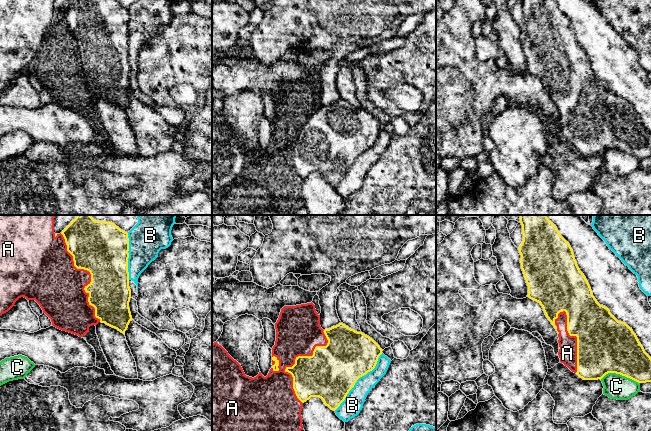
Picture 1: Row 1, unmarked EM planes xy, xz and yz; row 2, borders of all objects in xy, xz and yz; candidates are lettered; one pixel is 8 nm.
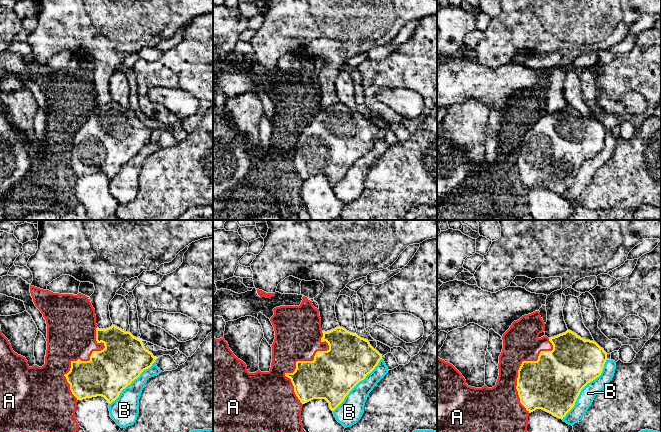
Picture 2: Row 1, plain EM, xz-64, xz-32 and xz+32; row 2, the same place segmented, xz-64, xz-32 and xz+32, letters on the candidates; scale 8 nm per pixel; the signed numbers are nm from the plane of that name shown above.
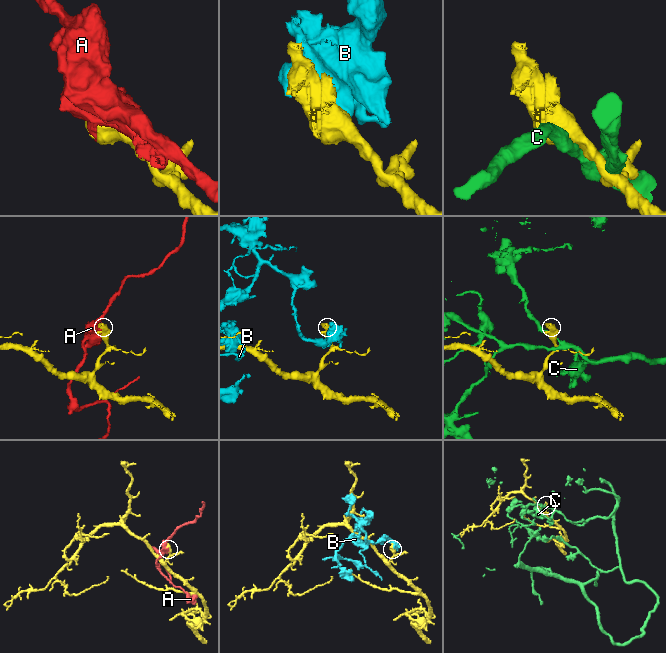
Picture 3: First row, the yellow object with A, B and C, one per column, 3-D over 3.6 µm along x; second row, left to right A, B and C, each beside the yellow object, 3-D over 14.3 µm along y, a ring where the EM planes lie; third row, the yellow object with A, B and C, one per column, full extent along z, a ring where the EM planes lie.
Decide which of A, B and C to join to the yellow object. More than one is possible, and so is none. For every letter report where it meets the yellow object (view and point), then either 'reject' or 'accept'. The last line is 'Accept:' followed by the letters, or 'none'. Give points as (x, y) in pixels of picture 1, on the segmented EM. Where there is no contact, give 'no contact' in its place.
A: meets yellow in xy at (90, 273); reject
B: meets yellow in xz at (357, 379); reject
C: meets yellow in yz at (620, 374); reject
Accept: none

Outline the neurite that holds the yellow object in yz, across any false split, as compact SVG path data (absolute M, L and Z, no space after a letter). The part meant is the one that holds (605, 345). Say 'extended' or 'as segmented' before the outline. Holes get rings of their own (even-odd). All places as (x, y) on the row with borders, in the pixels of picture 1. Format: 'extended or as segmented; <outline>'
as segmented; M520 215L520 221L522 225L522 234L523 234L523 241L521 245L519 246L518 250L521 255L520 263L521 263L521 269L523 271L527 286L528 286L528 295L530 299L538 302L542 308L543 311L548 318L548 320L551 322L551 324L554 326L554 328L557 331L557 326L555 325L555 320L558 318L558 314L560 312L565 311L567 315L567 331L570 336L576 336L577 337L577 372L576 374L582 378L583 380L598 380L602 379L606 374L608 373L616 373L620 374L622 376L625 376L627 378L630 378L638 383L646 383L651 382L651 357L645 352L643 346L639 342L636 334L633 332L632 328L630 328L625 322L618 321L611 313L610 310L600 305L595 297L593 296L591 287L584 276L584 274L580 271L577 262L574 257L573 250L570 246L570 244L561 236L560 232L558 231L557 227L547 218L546 215Z

